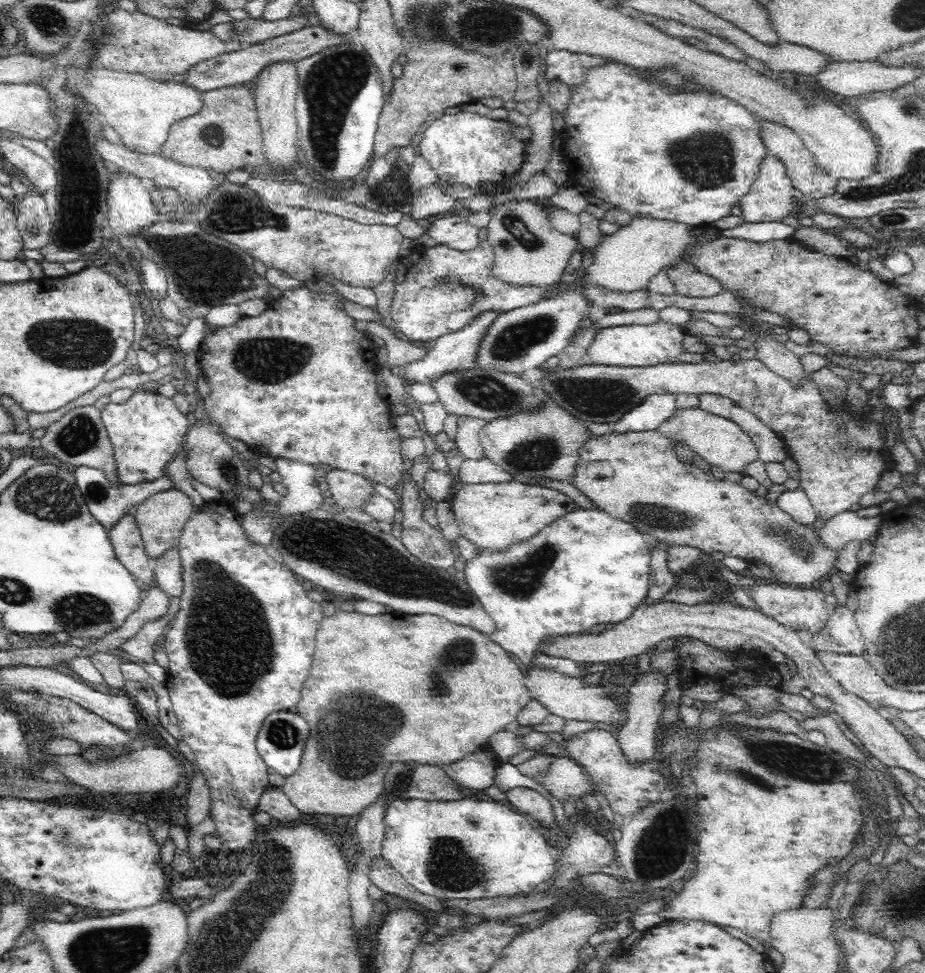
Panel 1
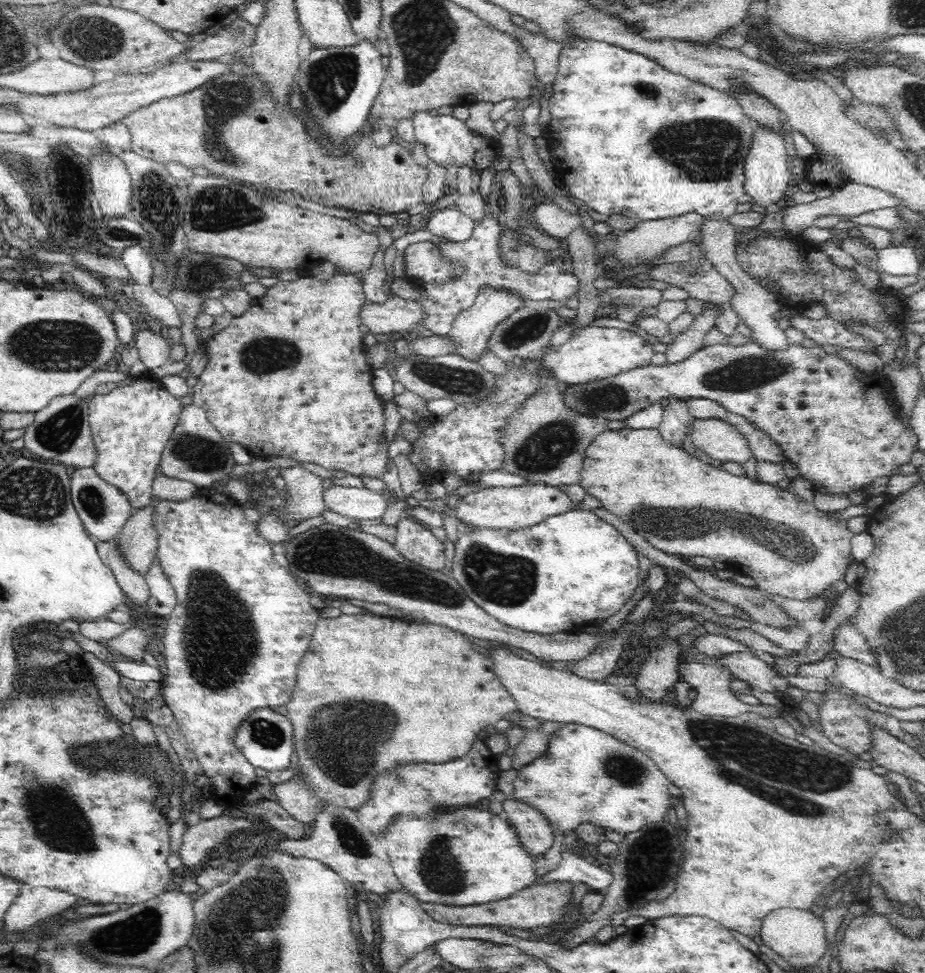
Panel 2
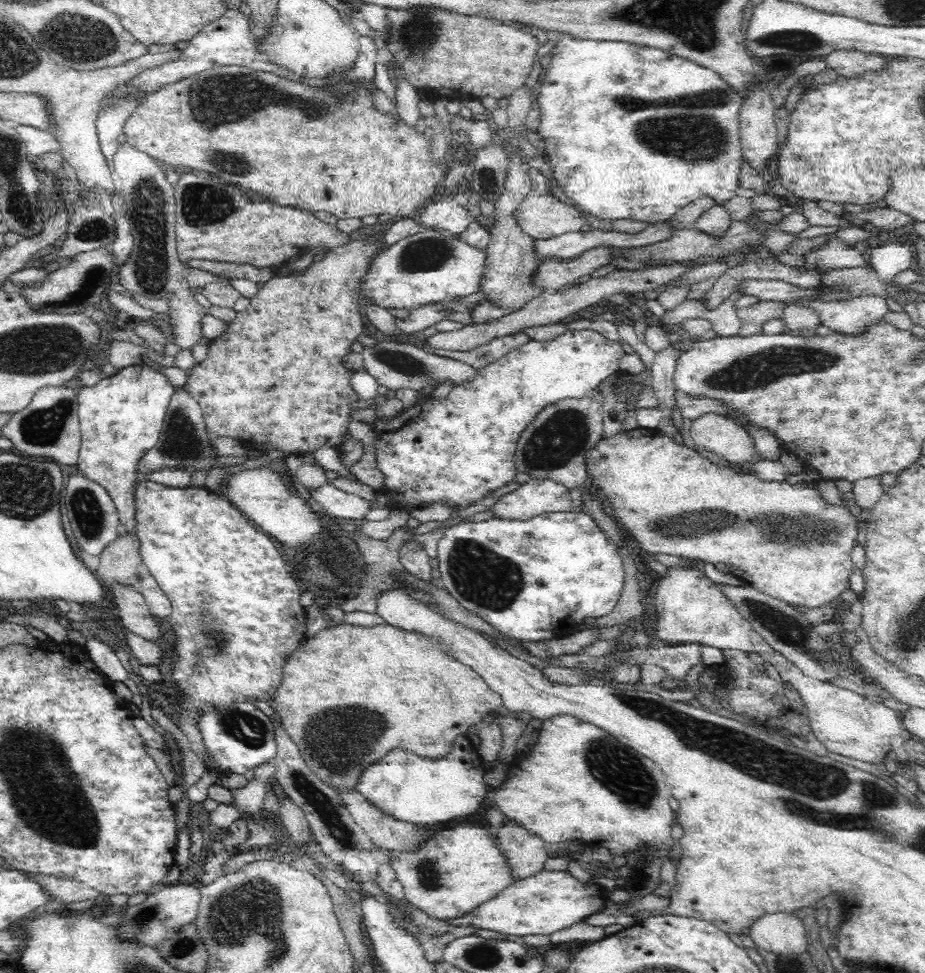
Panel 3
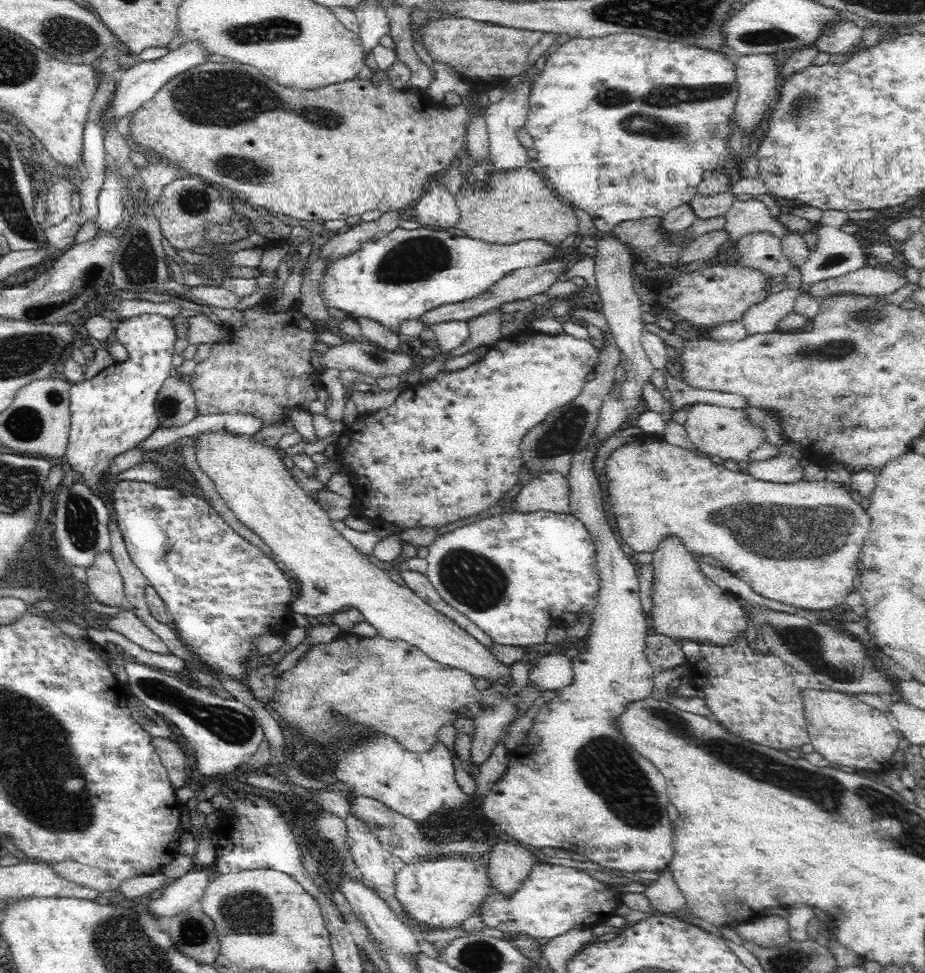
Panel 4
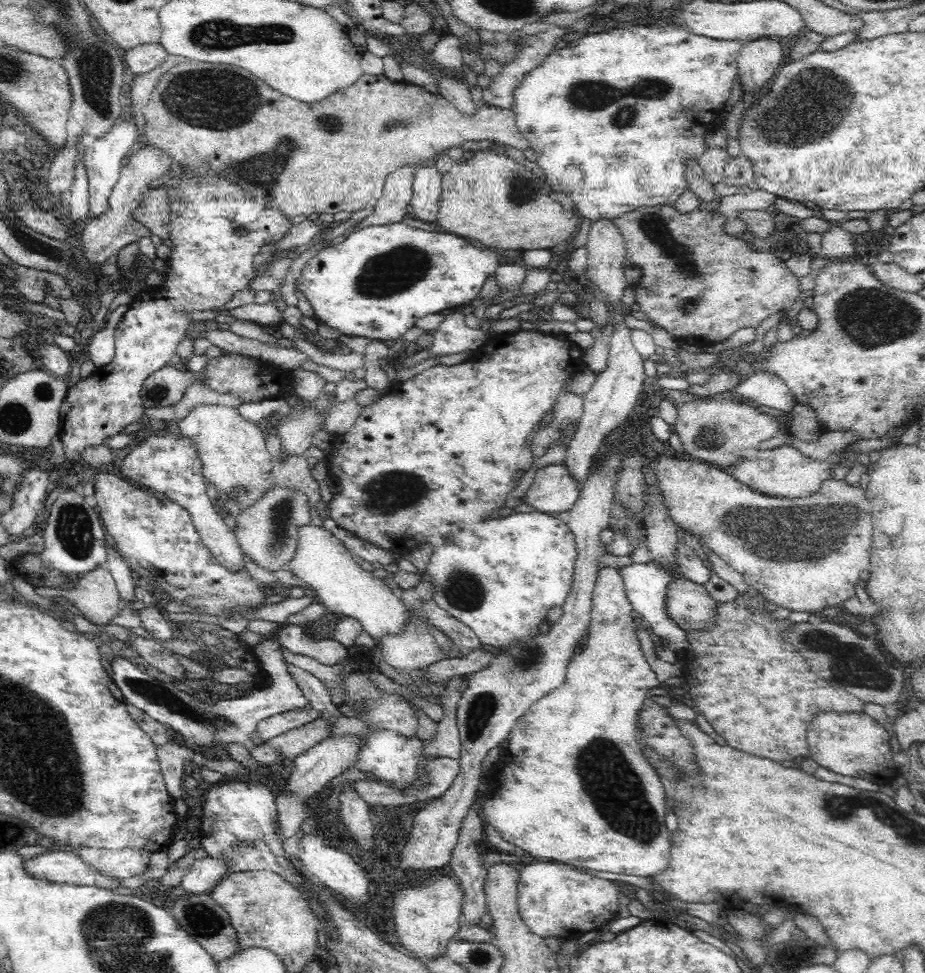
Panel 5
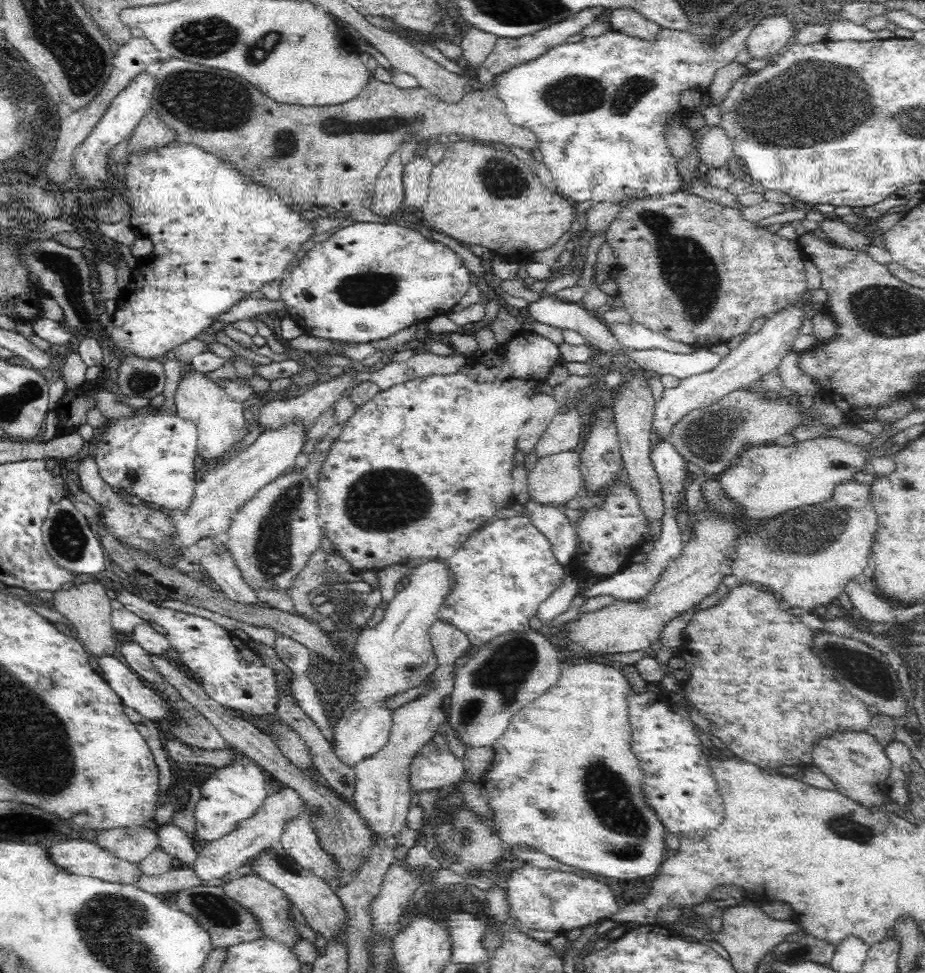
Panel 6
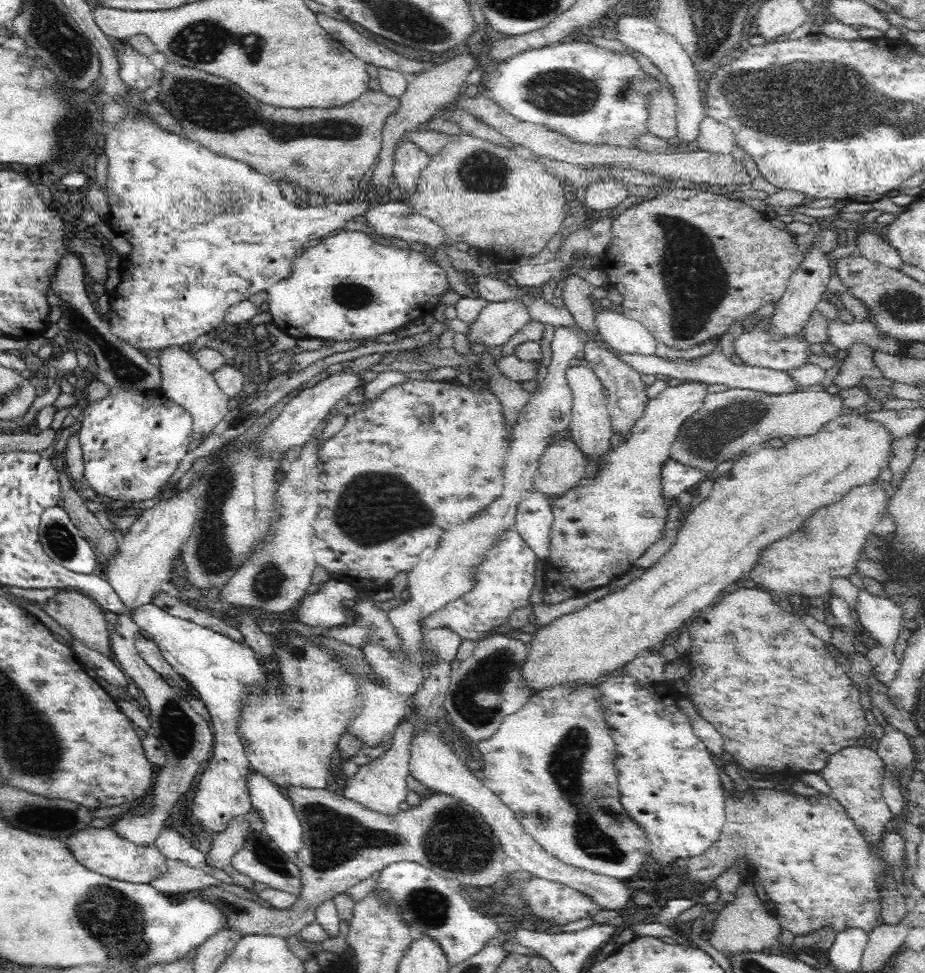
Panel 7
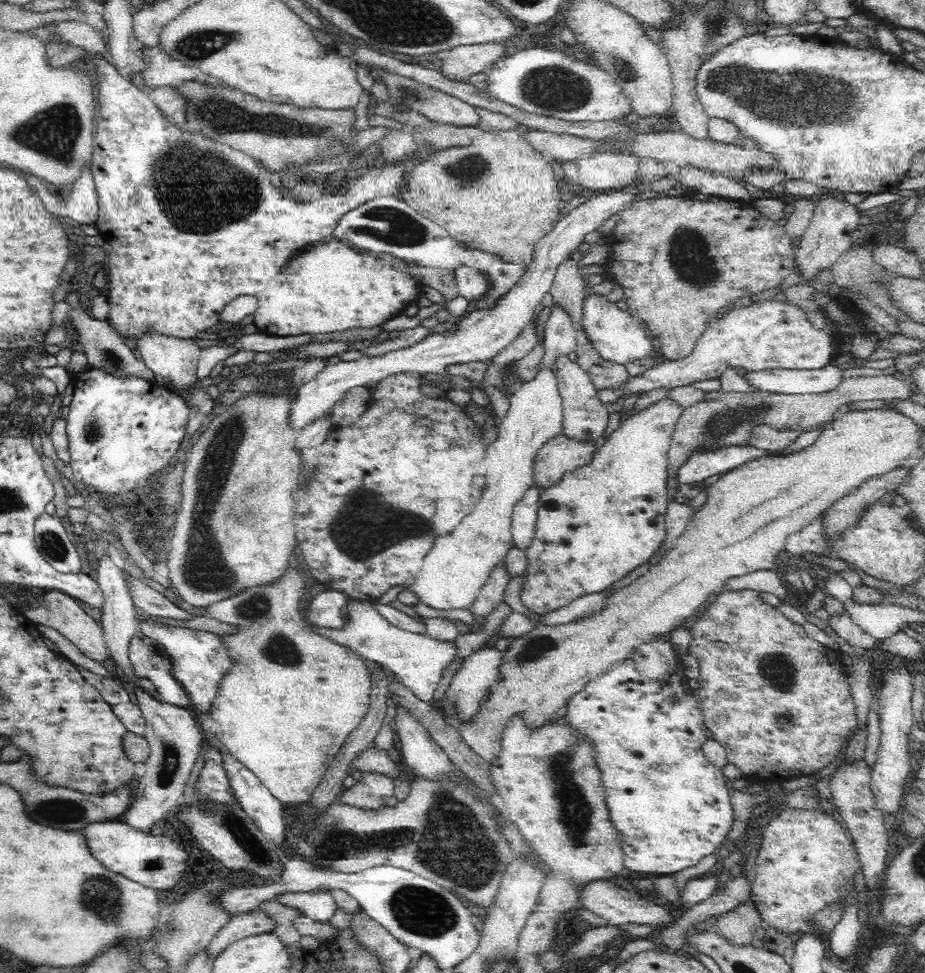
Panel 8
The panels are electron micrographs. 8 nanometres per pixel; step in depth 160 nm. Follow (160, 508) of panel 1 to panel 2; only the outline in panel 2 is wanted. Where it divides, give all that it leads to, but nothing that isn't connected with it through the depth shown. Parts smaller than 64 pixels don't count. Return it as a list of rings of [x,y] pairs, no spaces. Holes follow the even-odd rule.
[[[151,508],[136,510],[114,536],[115,550],[125,566],[144,576],[152,566],[157,549],[157,534],[151,527]]]

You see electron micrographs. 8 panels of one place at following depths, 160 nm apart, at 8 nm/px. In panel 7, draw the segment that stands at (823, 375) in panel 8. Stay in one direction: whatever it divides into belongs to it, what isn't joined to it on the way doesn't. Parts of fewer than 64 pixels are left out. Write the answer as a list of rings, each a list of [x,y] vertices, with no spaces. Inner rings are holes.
[[[719,346],[708,356],[694,360],[668,360],[660,358],[655,354],[649,356],[641,355],[618,355],[626,364],[629,364],[636,372],[640,374],[663,374],[667,378],[676,380],[686,380],[687,382],[701,383],[704,386],[723,384],[726,388],[740,388],[743,390],[752,390],[753,392],[762,392],[768,395],[782,395],[800,392],[802,386],[793,378],[790,373],[769,368],[756,367],[752,365],[736,365],[730,359],[725,358]]]

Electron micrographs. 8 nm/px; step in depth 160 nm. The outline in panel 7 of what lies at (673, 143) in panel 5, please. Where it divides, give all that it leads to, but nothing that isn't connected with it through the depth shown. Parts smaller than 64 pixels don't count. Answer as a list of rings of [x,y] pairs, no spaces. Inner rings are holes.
[[[573,39],[511,56],[500,62],[482,83],[488,96],[521,122],[542,124],[580,143],[610,143],[630,147],[638,147],[636,138],[648,130],[645,94],[660,86],[656,79],[642,70],[638,60],[631,54],[613,52]]]

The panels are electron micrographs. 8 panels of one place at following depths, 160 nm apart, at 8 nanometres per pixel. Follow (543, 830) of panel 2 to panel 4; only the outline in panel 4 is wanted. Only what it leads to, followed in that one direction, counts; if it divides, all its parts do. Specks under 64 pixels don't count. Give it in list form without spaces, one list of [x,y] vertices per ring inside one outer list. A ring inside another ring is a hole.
[[[507,841],[496,843],[490,849],[488,858],[484,860],[489,884],[503,898],[510,900],[537,860],[526,848]]]

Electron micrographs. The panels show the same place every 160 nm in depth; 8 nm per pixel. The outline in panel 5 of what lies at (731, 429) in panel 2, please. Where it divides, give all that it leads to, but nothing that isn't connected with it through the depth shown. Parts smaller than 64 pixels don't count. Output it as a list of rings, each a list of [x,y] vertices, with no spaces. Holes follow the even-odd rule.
[[[734,396],[704,401],[688,401],[677,410],[675,421],[676,436],[682,443],[684,456],[698,463],[724,470],[737,465],[742,453],[756,448],[760,442],[774,438],[778,433],[784,434],[777,417],[760,412],[750,402],[735,400]]]

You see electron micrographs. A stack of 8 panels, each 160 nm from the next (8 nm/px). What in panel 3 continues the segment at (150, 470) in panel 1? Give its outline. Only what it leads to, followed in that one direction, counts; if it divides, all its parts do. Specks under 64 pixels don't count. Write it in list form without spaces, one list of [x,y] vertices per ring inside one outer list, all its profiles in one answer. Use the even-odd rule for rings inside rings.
[[[152,358],[152,364],[134,364],[118,369],[117,374],[100,379],[94,386],[80,386],[76,390],[81,437],[75,470],[98,483],[111,498],[119,520],[119,537],[134,535],[133,486],[140,477],[136,464],[156,444],[163,427],[165,408],[175,389],[164,374],[164,367],[154,360],[156,358]]]

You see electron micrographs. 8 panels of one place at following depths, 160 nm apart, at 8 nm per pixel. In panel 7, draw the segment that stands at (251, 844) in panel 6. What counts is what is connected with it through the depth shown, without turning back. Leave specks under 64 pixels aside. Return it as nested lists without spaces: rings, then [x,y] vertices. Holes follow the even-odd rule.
[[[253,811],[236,817],[227,824],[222,832],[213,834],[212,848],[206,854],[208,865],[218,870],[229,866],[232,854],[236,854],[244,845],[242,842],[246,842],[248,831],[264,831],[260,817]]]

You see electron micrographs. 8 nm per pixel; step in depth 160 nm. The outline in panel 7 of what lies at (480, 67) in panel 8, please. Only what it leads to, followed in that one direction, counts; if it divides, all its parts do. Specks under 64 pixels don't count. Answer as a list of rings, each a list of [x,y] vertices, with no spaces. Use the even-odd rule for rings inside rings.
[[[462,52],[454,58],[450,58],[448,62],[429,66],[424,72],[413,75],[404,94],[399,96],[397,107],[390,115],[384,119],[381,126],[382,146],[378,154],[378,162],[375,164],[372,172],[372,186],[378,194],[390,193],[390,178],[393,176],[392,155],[396,147],[403,141],[403,136],[406,131],[416,130],[426,127],[426,123],[437,116],[449,103],[454,103],[460,97],[459,88],[466,82],[466,76],[476,68],[478,58],[474,54]]]

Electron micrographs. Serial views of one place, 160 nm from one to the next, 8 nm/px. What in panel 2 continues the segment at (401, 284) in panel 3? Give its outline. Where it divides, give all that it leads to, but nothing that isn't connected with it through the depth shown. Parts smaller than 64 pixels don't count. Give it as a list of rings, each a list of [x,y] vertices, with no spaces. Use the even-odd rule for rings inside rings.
[[[424,240],[404,248],[404,277],[412,284],[446,286],[462,278],[456,273],[456,263],[442,255],[442,247],[434,242]]]

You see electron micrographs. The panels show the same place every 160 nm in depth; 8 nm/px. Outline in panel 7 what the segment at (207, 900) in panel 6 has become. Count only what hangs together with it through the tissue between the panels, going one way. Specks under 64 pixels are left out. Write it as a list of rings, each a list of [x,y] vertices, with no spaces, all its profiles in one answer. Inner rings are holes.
[[[288,789],[288,798],[301,826],[301,845],[295,864],[300,871],[301,885],[296,902],[284,910],[268,909],[217,886],[200,889],[202,897],[212,899],[226,913],[226,928],[241,930],[242,936],[300,935],[302,928],[315,920],[314,909],[321,902],[333,900],[334,896],[396,862],[419,864],[454,886],[490,888],[505,876],[502,862],[507,855],[498,837],[474,807],[450,794],[431,791],[422,797],[418,806],[400,810],[396,816],[378,814],[326,789]]]

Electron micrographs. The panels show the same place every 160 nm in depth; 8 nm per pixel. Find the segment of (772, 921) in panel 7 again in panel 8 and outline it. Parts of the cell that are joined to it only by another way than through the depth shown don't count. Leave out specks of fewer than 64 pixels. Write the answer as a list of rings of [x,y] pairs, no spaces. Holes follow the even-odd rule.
[[[750,900],[744,906],[738,906],[736,910],[717,917],[711,929],[731,944],[752,945],[753,940],[764,931],[764,928],[760,928],[761,923],[759,913]]]

